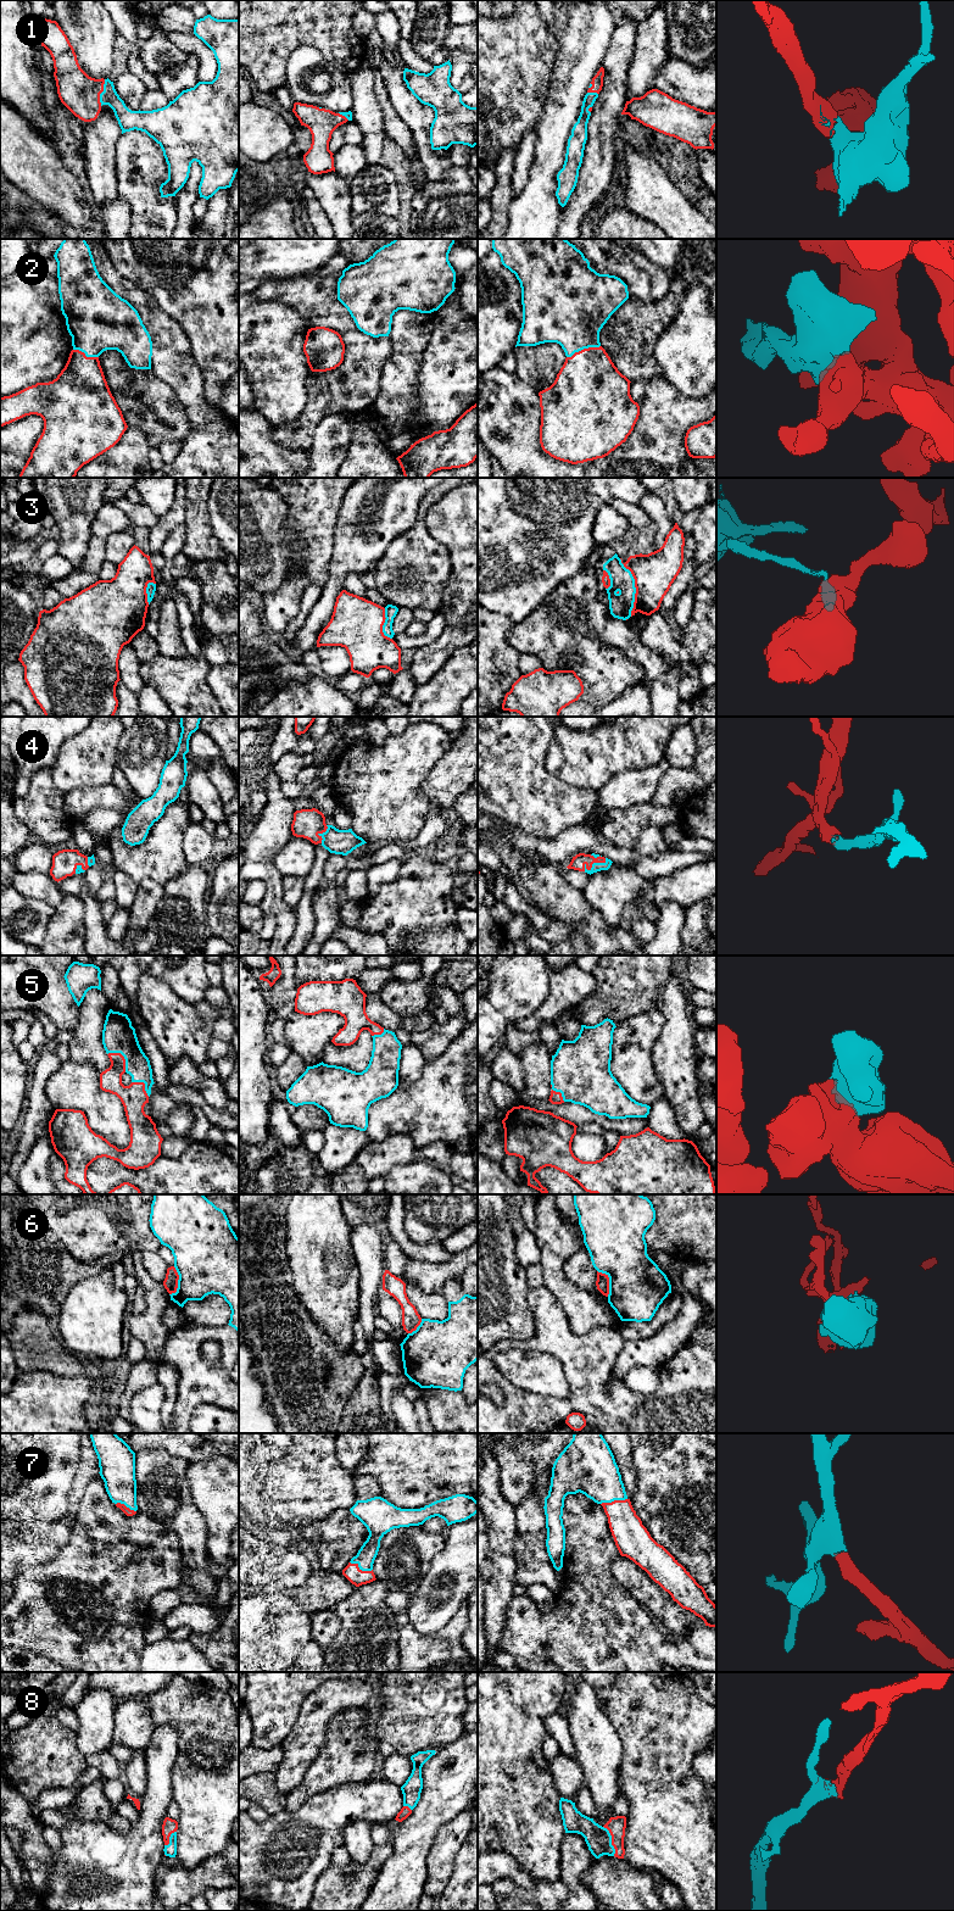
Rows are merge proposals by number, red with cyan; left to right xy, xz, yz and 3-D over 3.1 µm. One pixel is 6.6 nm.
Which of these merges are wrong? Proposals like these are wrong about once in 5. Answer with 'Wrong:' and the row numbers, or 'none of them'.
Wrong: 3, 6

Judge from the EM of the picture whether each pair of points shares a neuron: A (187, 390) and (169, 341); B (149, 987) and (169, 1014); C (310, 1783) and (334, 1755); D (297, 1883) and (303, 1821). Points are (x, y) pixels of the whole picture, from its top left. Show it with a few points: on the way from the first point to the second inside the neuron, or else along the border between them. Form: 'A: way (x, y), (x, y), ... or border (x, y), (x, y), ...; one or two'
A: way (182, 378), (180, 372), (172, 362), (171, 354); one
B: way (152, 993), (163, 1008); one
C: way (317, 1776), (330, 1762); one
D: way (300, 1867), (300, 1844), (303, 1837); one

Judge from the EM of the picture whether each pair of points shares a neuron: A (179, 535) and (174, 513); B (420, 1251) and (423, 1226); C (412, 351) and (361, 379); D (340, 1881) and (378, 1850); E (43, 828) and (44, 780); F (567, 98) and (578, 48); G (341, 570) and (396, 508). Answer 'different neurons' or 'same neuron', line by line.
A: different neurons
B: different neurons
C: different neurons
D: same neuron
E: same neuron
F: same neuron
G: same neuron

